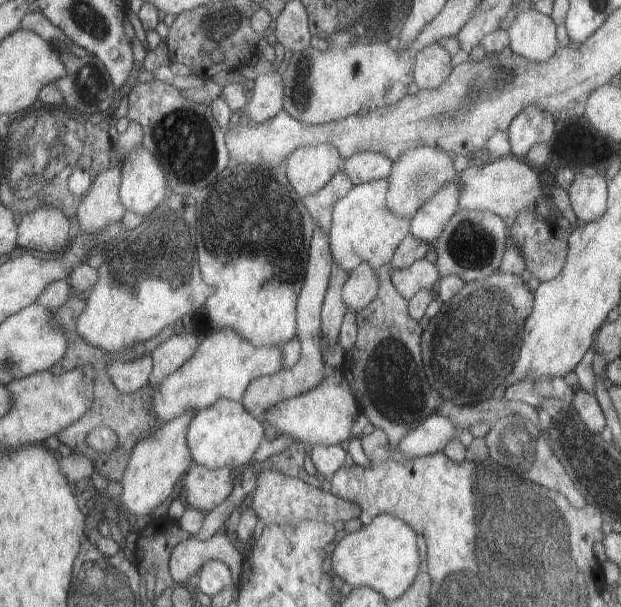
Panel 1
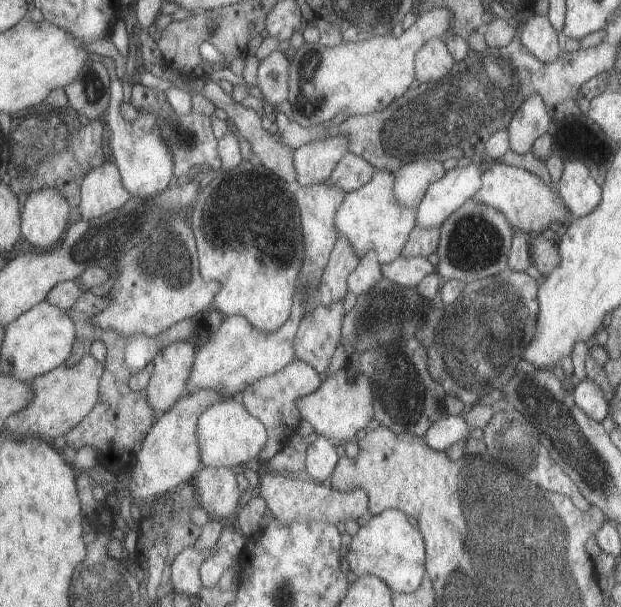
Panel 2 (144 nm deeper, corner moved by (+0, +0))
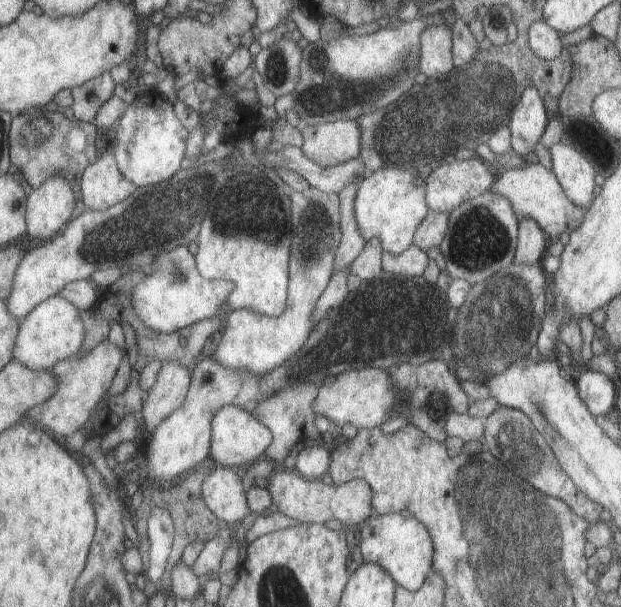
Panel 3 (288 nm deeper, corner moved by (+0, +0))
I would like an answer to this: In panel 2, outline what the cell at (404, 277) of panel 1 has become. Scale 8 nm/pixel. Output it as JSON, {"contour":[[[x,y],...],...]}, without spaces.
{"contour":[[[399,256],[389,264],[381,264],[381,272],[395,284],[401,284],[405,288],[417,288],[427,274],[435,272],[435,266],[425,256]]]}

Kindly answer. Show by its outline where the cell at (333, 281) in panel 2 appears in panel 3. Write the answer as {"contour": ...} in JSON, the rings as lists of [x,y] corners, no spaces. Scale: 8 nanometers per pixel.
{"contour":[[[355,178],[353,182],[347,184],[347,188],[341,192],[341,202],[343,202],[343,232],[345,232],[345,240],[339,248],[339,256],[337,256],[337,272],[351,268],[353,260],[359,256],[359,252],[365,248],[367,240],[361,234],[359,226],[357,226],[357,218],[355,218],[355,198],[357,198],[357,190],[359,190],[359,182],[363,178]]]}

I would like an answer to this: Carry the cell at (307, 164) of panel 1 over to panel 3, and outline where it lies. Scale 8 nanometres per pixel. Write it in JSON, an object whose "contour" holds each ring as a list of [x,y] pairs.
{"contour":[[[339,120],[329,124],[305,124],[303,126],[307,144],[303,146],[311,160],[317,160],[325,168],[347,164],[361,156],[361,126],[357,120]]]}

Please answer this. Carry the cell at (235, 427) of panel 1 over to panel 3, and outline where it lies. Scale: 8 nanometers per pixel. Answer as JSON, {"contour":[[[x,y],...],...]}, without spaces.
{"contour":[[[227,406],[217,412],[213,418],[213,460],[217,466],[225,468],[237,468],[241,464],[257,464],[261,458],[267,456],[269,446],[273,444],[275,434],[269,426],[259,422],[249,410],[243,410],[241,406]]]}

